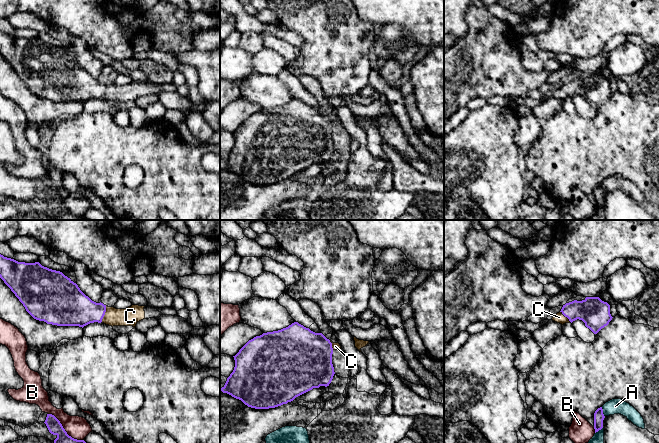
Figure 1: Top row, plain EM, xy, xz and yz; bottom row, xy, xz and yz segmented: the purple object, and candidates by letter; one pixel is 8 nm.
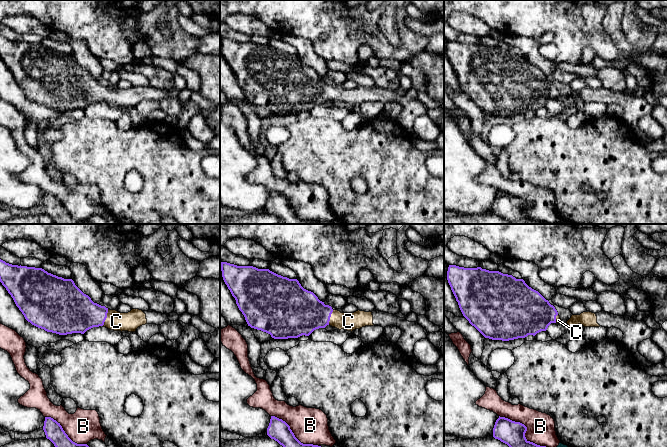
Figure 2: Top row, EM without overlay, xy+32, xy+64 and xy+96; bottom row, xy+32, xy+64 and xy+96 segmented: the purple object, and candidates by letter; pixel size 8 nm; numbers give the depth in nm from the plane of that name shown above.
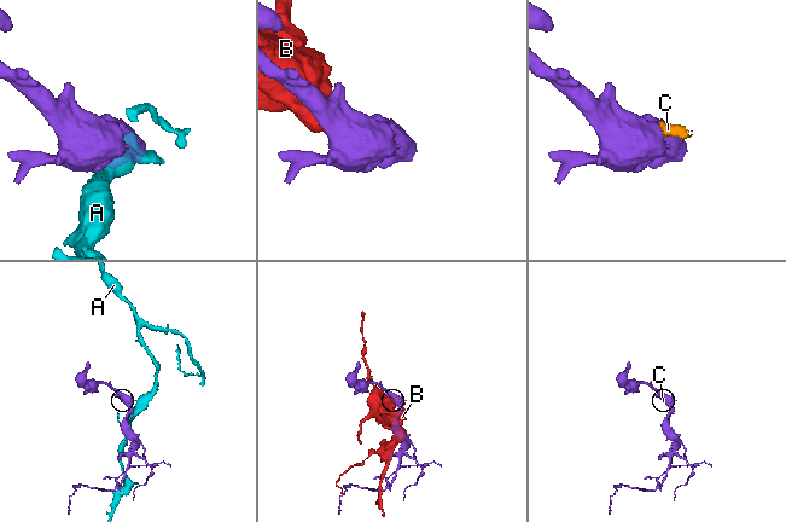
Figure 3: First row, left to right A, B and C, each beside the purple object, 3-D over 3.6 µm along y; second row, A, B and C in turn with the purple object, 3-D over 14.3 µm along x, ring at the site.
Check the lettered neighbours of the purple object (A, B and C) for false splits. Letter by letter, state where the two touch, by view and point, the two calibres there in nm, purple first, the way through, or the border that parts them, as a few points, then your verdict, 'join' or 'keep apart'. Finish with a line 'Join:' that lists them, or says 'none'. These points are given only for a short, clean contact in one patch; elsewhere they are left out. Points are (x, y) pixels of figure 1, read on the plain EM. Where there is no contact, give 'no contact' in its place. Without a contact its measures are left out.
A: yz (602, 188) | 80/130 nm | keep apart
B: xy (64, 206) | 150/180 nm | keep apart
C: xy (104, 90) | 280/150 nm | across xy (74, 84), (104, 90), (110, 92), (130, 92) | join
Join: C

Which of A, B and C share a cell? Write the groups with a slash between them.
A / B / C

